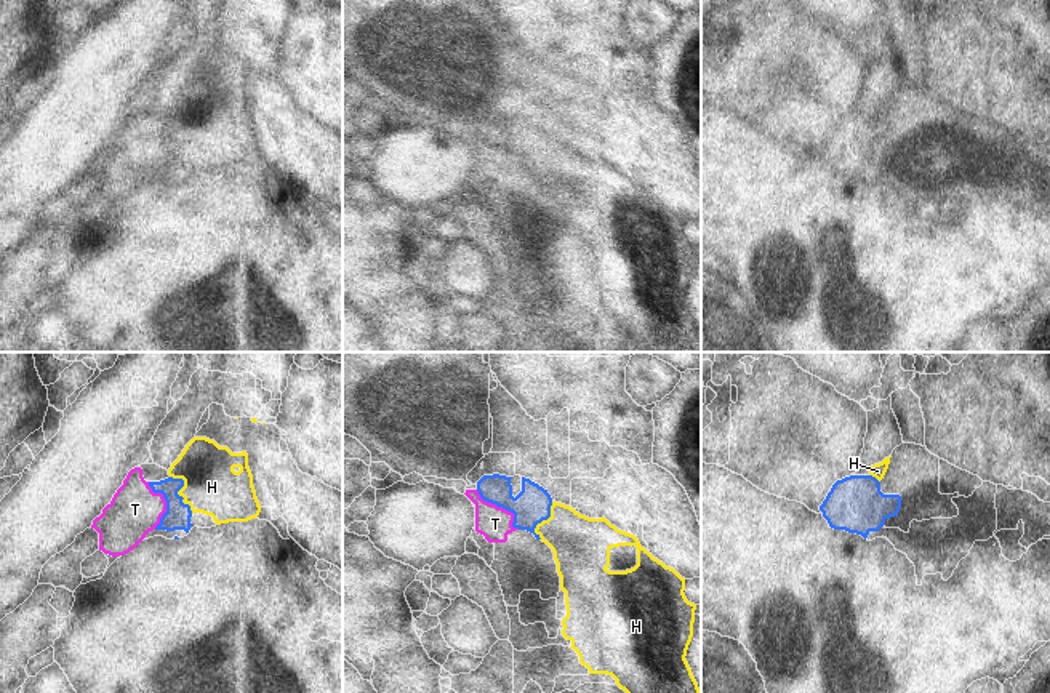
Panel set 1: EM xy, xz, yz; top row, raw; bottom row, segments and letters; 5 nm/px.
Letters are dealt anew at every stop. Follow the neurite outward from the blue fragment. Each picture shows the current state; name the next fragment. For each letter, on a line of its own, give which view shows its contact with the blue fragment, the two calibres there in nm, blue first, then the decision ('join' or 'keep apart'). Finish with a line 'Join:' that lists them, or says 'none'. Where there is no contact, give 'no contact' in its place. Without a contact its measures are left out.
H: xy | 130/280 nm | join
T: xz | 180/170 nm | keep apart
Join: H

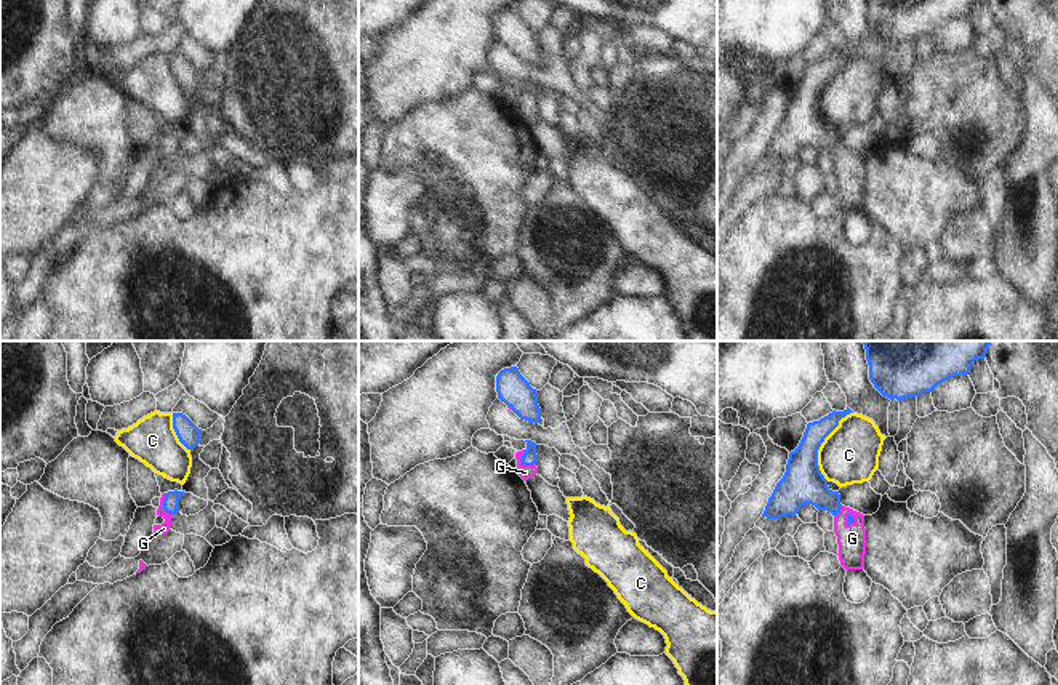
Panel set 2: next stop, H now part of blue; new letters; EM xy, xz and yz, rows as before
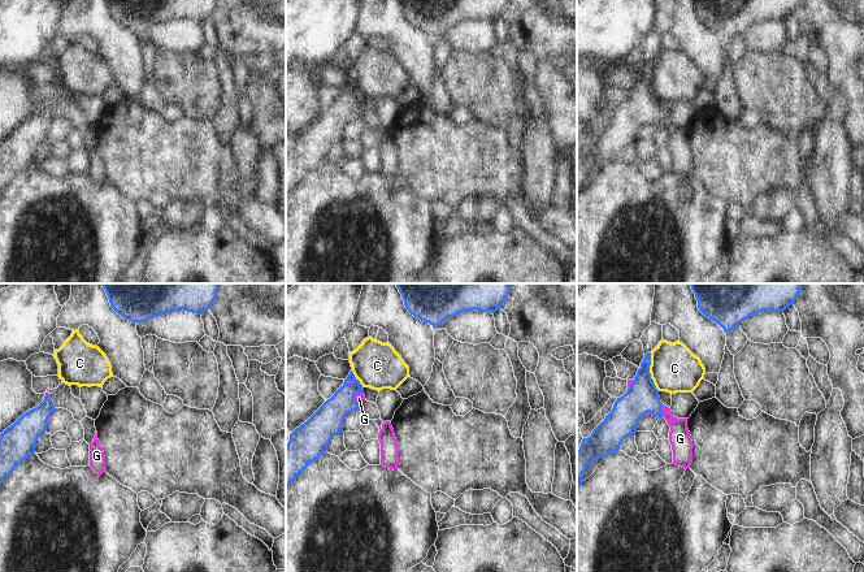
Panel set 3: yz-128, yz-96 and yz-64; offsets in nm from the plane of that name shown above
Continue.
C: yz | 220/300 nm | keep apart
G: xz | 70/70 nm | join
Join: G

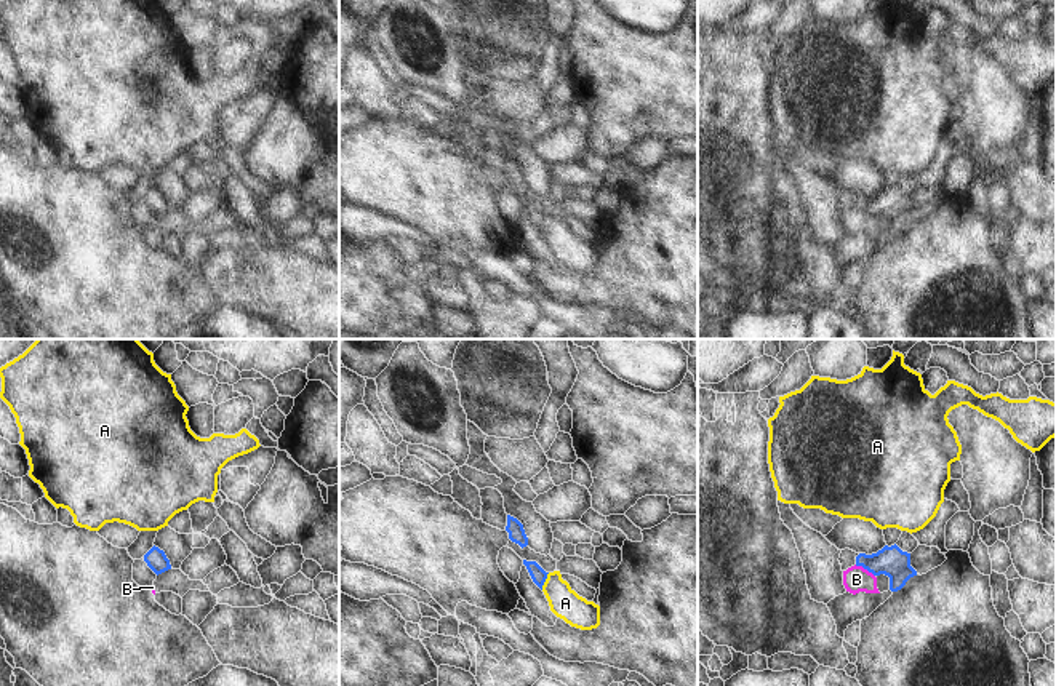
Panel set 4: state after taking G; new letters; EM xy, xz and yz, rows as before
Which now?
A: xz | 80/160 nm | keep apart
B: yz | 150/130 nm | keep apart
Join: none

